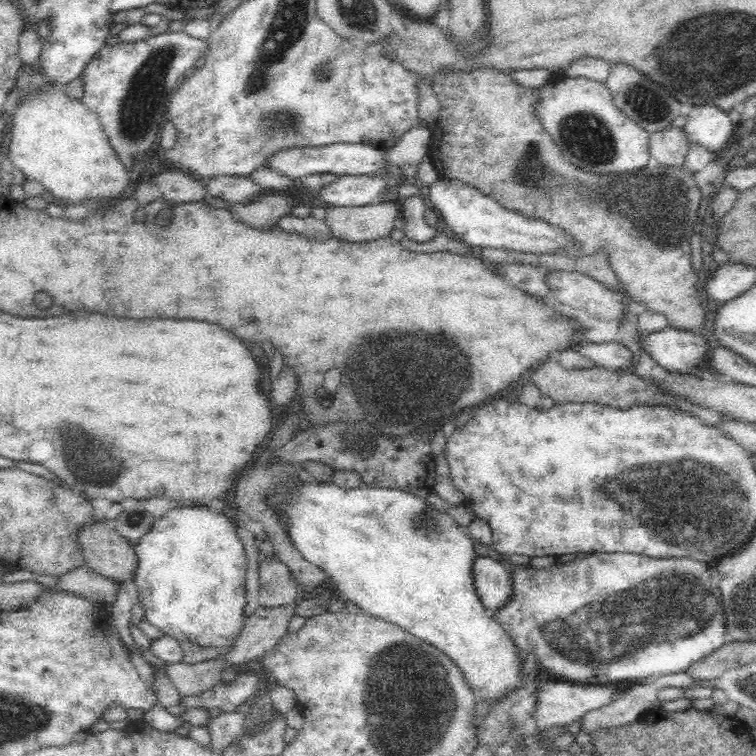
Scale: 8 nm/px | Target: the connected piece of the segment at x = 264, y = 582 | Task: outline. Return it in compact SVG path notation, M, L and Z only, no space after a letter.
M273 553L263 556L258 574L258 608L282 607L298 598L296 580L289 568Z

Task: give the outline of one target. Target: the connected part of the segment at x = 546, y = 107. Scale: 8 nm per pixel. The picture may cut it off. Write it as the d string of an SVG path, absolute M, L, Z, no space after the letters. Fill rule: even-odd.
M564 77L552 86L543 85L539 117L559 145L566 161L580 170L594 175L622 175L653 165L649 148L650 132L614 104L608 85L604 82Z

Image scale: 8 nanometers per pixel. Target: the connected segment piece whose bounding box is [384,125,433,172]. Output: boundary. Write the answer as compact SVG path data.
M417 125L410 128L394 148L384 153L388 155L390 167L396 166L411 172L430 152L432 143L432 128Z

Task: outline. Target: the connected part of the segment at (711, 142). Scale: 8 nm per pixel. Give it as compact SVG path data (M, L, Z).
M692 104L685 109L687 123L683 129L689 139L700 142L706 148L716 152L738 132L732 124L728 111L718 104Z

